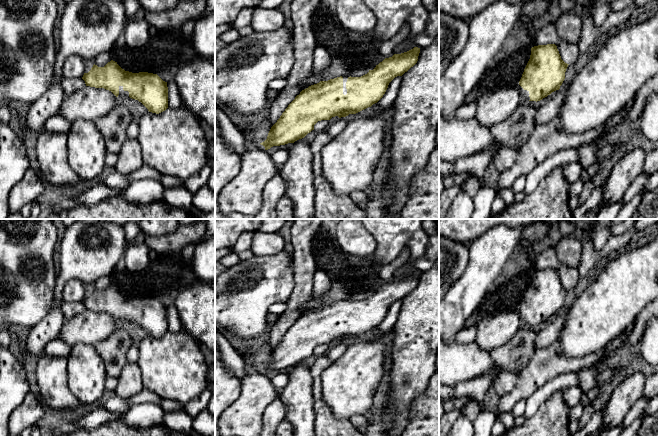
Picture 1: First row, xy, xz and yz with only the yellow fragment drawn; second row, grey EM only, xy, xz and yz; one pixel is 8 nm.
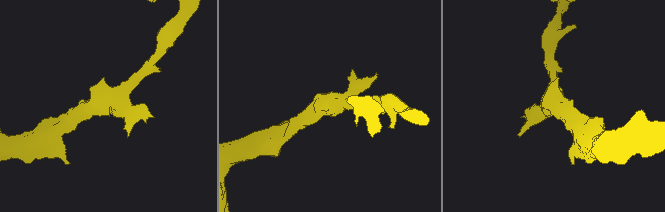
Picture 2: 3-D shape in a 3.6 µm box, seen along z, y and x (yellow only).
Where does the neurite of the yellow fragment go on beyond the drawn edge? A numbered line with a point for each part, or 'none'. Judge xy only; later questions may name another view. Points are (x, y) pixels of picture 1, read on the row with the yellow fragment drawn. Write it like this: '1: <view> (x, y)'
1: xy (122, 94)

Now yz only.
1: yz (524, 93)

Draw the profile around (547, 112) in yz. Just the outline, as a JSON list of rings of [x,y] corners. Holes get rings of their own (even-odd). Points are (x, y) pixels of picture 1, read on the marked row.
[[[567,87],[564,90],[558,91],[558,93],[551,99],[549,99],[544,105],[538,108],[538,112],[535,117],[535,124],[542,125],[555,119],[567,93]]]

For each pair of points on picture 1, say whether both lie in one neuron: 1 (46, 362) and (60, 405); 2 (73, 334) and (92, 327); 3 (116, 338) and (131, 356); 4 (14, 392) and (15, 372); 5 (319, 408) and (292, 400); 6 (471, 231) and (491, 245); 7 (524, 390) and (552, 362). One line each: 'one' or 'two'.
1: one
2: one
3: two
4: one
5: two
6: two
7: one

